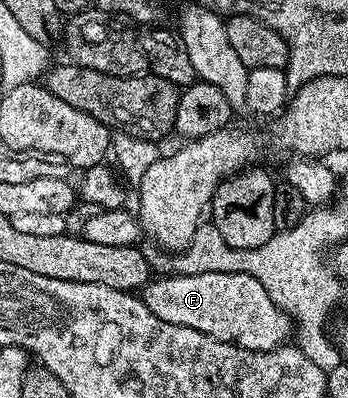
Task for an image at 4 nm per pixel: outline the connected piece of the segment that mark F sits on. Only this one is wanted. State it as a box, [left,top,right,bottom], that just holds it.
[142,272,294,350]

